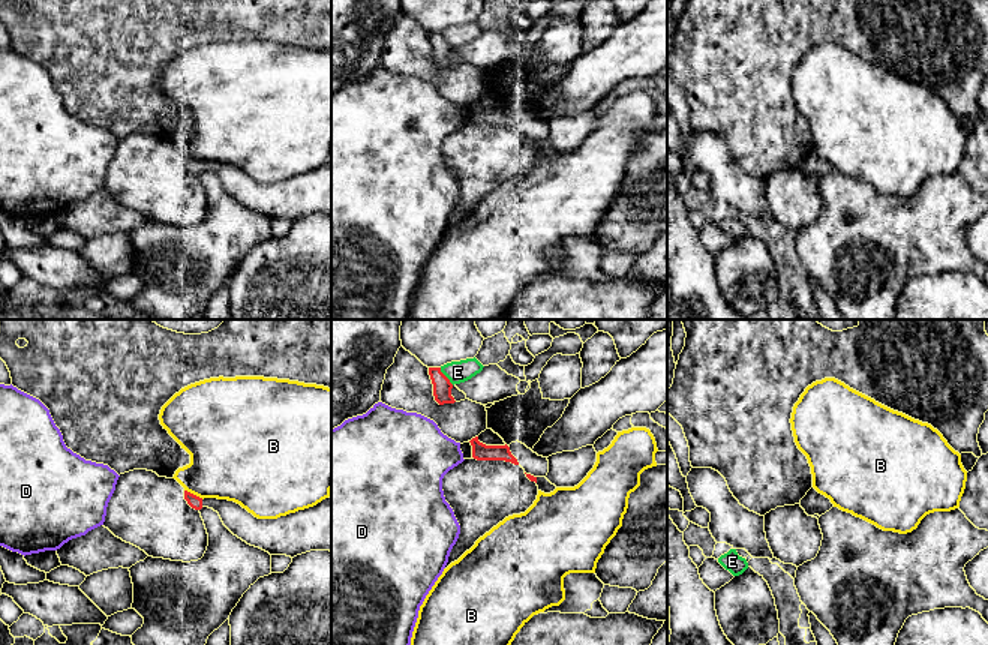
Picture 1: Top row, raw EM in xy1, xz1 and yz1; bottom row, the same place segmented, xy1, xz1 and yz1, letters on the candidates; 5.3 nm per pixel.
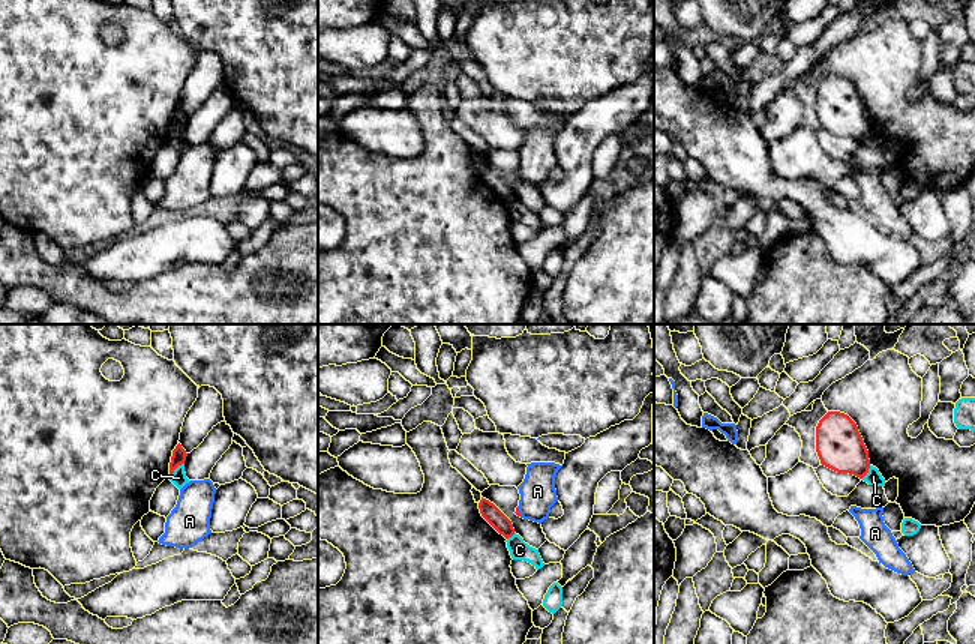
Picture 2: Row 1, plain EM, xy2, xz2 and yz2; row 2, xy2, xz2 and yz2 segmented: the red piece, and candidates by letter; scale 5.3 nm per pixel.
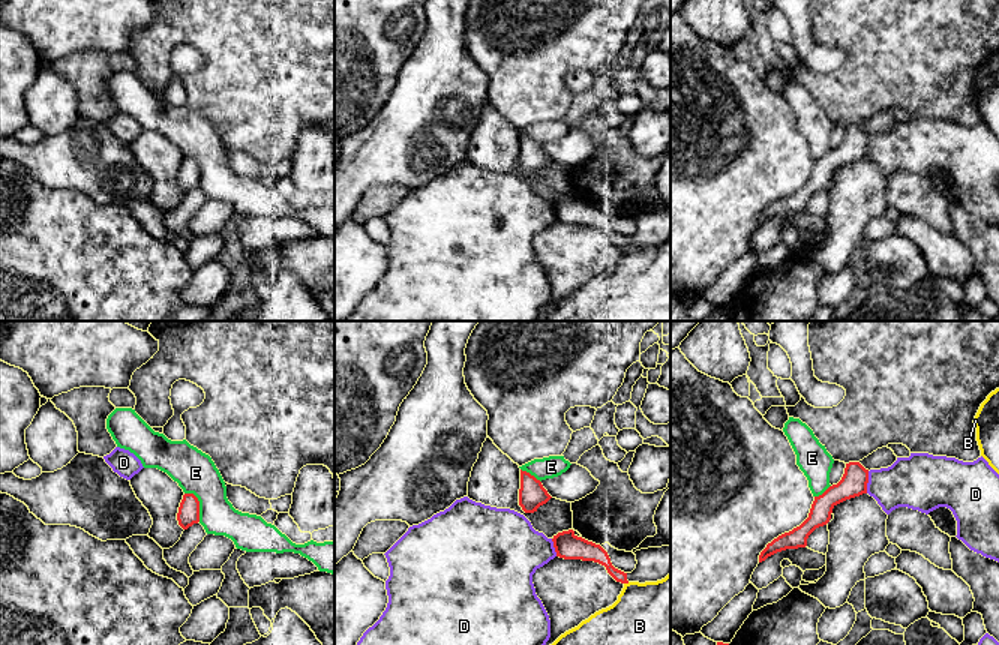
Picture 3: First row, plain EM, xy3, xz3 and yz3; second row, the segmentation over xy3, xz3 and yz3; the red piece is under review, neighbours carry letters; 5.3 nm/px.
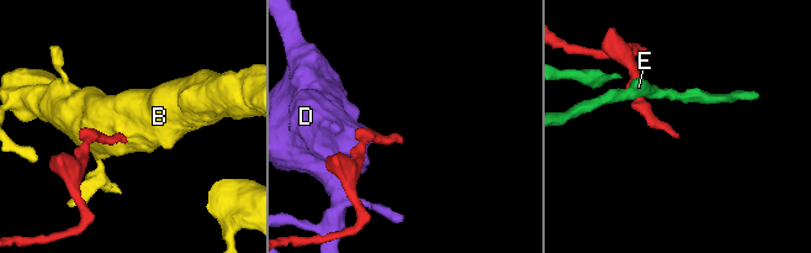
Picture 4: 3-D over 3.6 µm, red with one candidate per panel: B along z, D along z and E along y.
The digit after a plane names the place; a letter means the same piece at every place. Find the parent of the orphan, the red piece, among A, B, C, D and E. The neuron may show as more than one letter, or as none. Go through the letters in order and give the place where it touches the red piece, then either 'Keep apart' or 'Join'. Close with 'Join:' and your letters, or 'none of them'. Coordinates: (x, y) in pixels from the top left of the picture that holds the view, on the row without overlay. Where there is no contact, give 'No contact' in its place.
A: Touches red at xz2 (518, 174). Keep apart
B: Touches red at xy1 (192, 158). Keep apart
C: Touches red at xy2 (176, 131). Keep apart
D: Touches red at yz3 (867, 146). Keep apart
E: Touches red at xy3 (198, 168). Keep apart
Join: none of them

